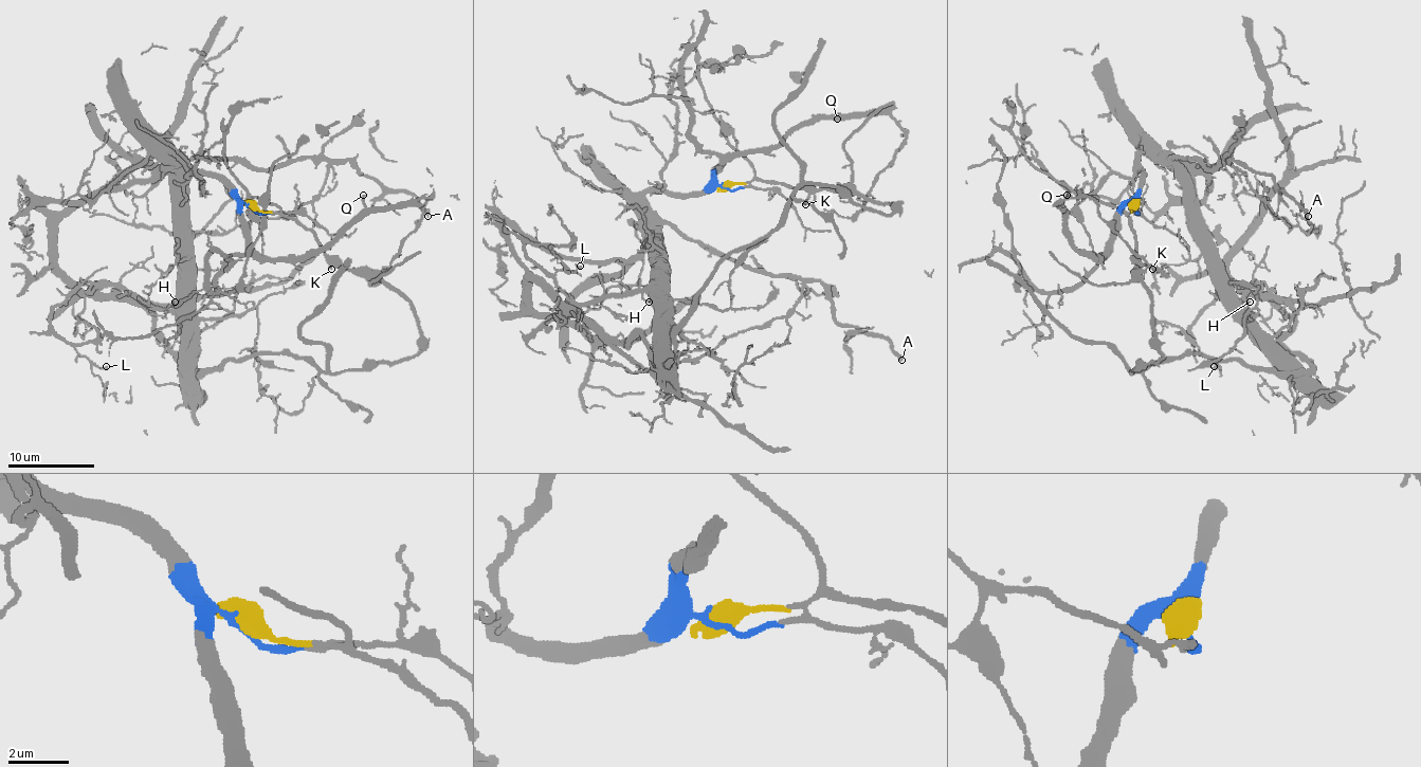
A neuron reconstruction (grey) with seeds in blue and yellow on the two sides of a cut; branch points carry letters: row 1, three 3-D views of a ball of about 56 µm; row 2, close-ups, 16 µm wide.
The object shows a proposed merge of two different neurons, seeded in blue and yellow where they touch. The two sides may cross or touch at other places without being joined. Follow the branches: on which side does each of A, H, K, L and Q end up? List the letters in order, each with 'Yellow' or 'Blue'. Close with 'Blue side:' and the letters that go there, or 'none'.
A: Blue
H: Blue
K: Yellow
L: Blue
Q: Blue
Blue side: A, H, L, Q

